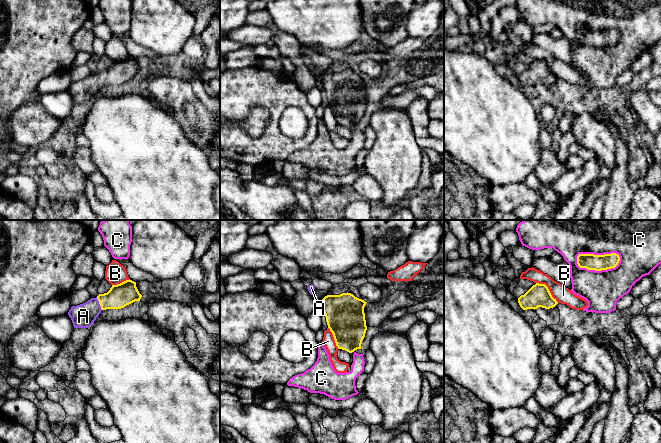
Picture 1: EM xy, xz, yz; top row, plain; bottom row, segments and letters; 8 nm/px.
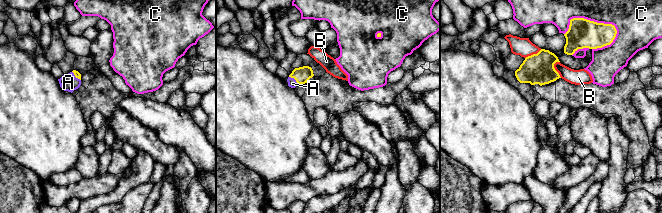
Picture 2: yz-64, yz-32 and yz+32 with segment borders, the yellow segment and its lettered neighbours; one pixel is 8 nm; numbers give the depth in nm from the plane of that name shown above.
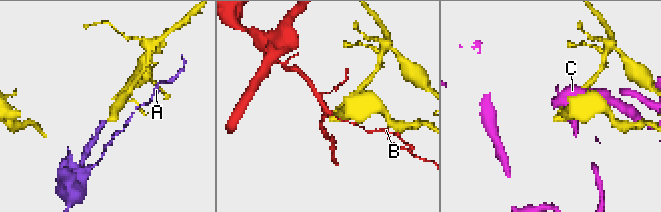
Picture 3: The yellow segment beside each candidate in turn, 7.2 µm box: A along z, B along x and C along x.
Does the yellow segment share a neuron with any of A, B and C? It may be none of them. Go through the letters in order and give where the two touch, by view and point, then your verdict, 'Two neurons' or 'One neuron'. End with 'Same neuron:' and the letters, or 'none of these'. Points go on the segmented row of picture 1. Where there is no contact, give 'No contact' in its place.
A: Touches yellow at xy (99, 303). One neuron
B: Touches yellow at yz (548, 289). Two neurons
C: Touches yellow at yz (595, 255). Two neurons
Same neuron: A

